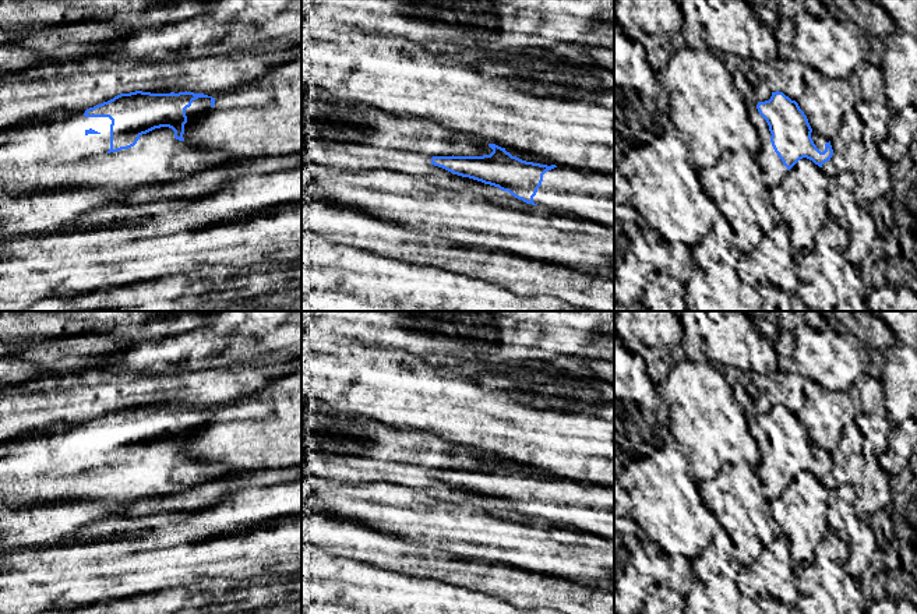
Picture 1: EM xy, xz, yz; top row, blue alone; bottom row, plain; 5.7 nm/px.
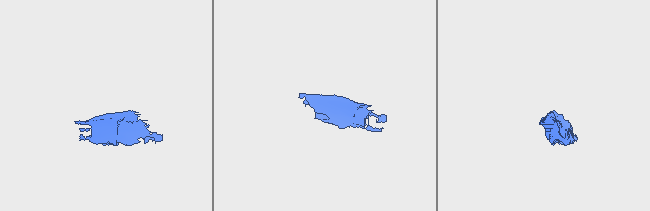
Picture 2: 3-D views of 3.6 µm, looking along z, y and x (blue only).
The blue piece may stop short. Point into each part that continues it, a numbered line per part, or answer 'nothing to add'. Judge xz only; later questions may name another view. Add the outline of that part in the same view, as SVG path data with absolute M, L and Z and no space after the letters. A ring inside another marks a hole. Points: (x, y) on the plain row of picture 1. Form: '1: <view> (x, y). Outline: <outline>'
1: xz (588, 508). Outline: M557 479L543 487L533 515L614 541L614 488Z

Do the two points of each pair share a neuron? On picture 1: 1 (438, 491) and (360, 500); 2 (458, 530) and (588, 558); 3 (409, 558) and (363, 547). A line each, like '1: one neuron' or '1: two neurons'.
1: two neurons
2: one neuron
3: one neuron

